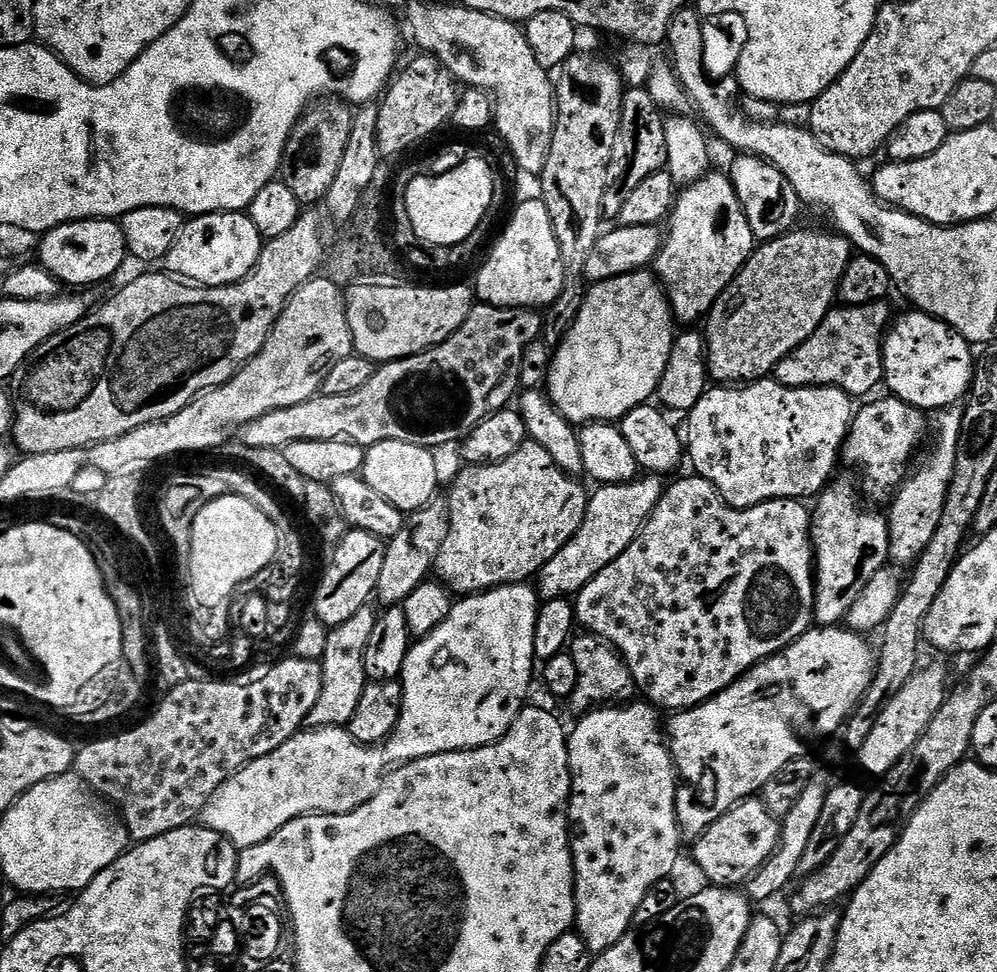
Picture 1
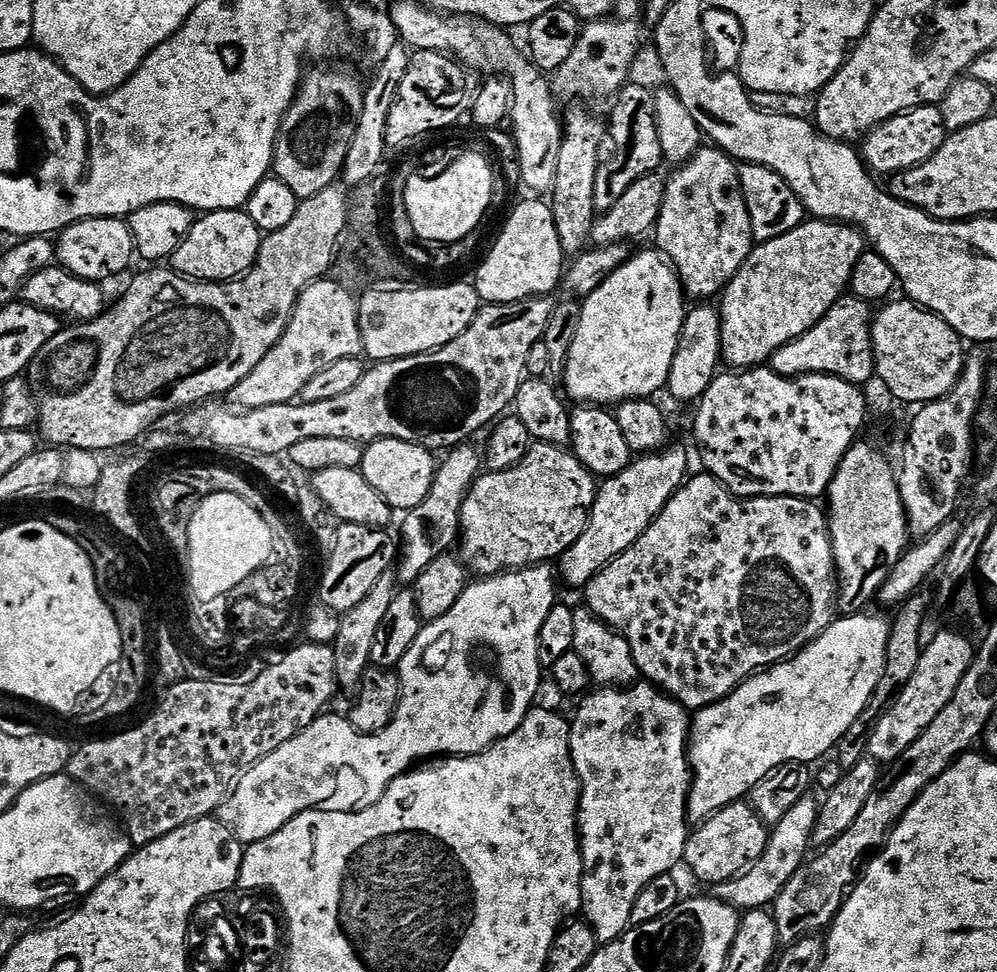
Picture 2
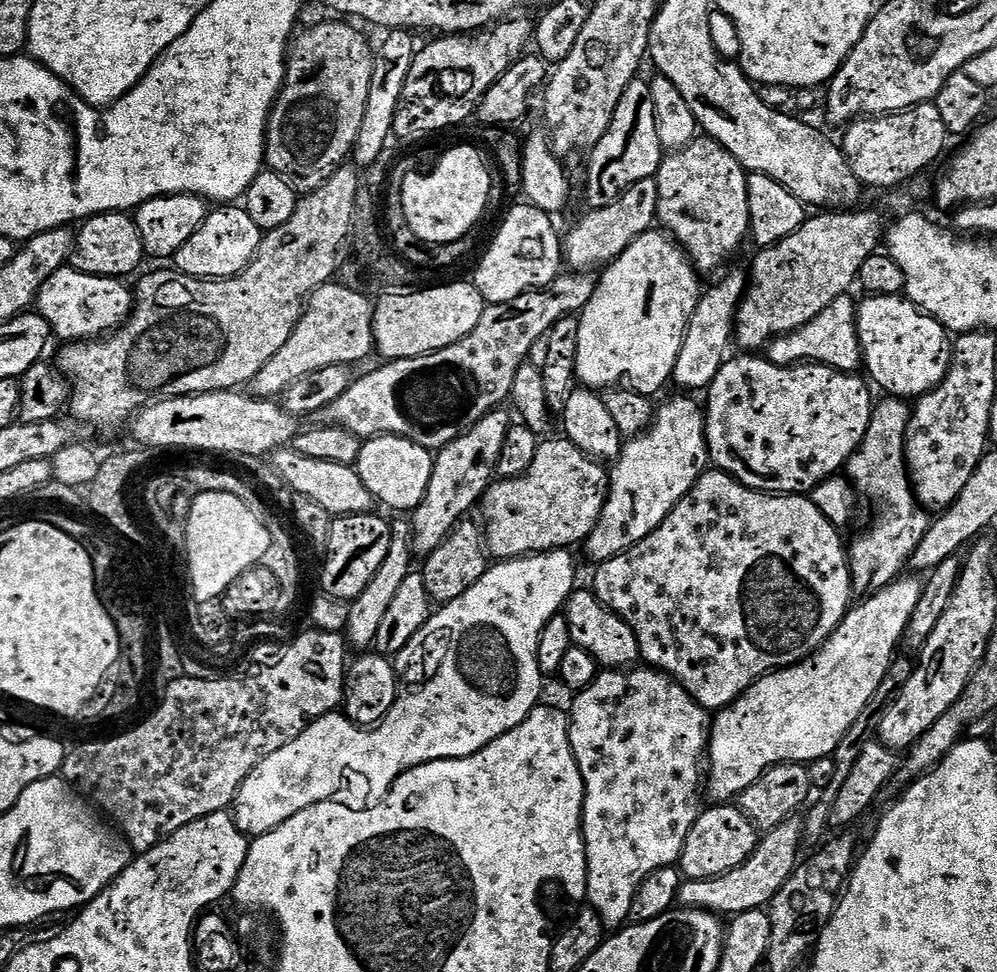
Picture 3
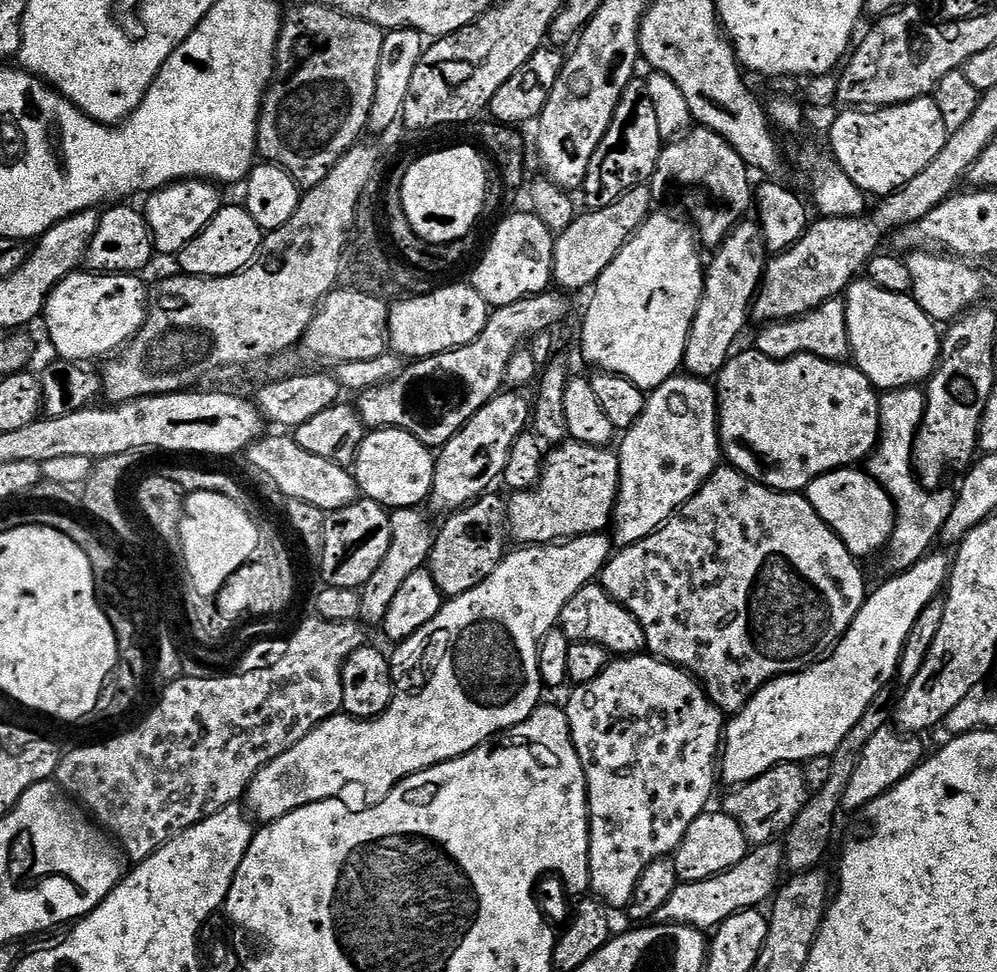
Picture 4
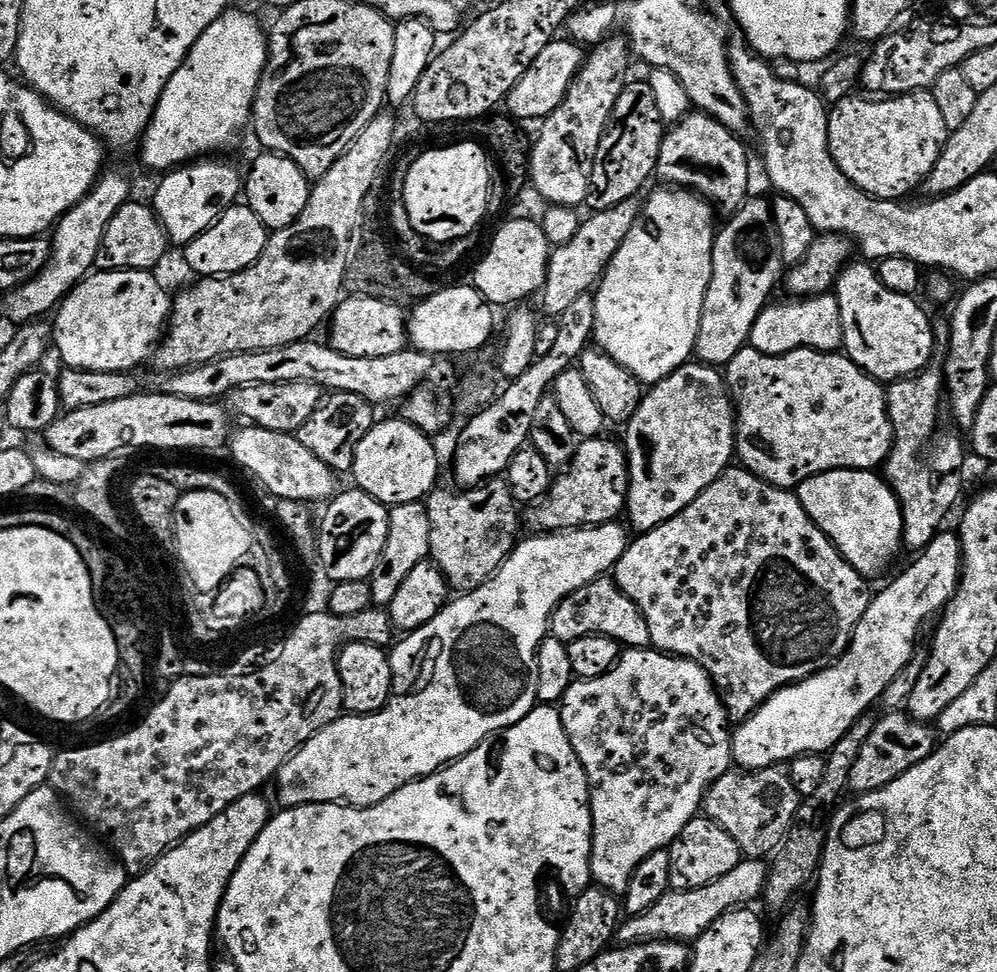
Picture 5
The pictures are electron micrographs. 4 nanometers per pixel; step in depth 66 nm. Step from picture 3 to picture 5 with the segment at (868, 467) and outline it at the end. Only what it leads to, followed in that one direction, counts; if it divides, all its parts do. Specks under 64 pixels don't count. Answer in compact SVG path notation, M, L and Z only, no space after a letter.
M929 366L922 372L917 372L915 376L908 376L905 380L894 380L887 385L886 395L888 397L888 417L892 423L894 430L894 442L892 443L892 453L888 455L888 459L882 465L883 475L886 477L889 486L896 491L896 496L900 500L900 509L904 512L904 543L905 549L913 548L913 553L919 554L932 543L935 536L939 536L945 527L944 519L952 512L952 507L960 500L960 491L964 488L964 480L959 476L959 472L964 468L964 448L966 452L966 444L959 440L954 433L939 432L940 428L940 404L942 408L942 393L945 391L944 377L941 369L936 366Z

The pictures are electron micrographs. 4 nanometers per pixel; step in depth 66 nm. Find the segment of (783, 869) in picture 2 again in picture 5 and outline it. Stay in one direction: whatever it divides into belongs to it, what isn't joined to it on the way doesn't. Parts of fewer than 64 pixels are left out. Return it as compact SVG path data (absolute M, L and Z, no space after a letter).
M744 858L738 866L734 866L734 870L730 870L730 874L722 874L722 878L718 878L714 882L710 882L701 888L691 888L690 890L669 890L665 896L658 898L658 902L654 902L654 906L650 906L650 910L646 910L637 916L628 916L615 929L614 936L621 945L639 944L646 940L679 940L681 942L694 942L702 935L706 929L714 922L718 922L718 918L722 918L728 912L734 912L738 908L755 905L755 900L759 901L764 895L764 887L767 884L769 876L769 865L760 858Z

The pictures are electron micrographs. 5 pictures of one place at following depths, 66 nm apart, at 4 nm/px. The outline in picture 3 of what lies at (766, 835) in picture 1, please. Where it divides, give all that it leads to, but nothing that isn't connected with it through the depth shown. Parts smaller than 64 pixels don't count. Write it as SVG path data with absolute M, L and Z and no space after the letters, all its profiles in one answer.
M720 802L712 807L716 808L705 807L701 811L694 826L690 826L690 834L686 834L678 861L684 880L709 880L724 876L745 864L760 844L761 833L740 807L728 802Z

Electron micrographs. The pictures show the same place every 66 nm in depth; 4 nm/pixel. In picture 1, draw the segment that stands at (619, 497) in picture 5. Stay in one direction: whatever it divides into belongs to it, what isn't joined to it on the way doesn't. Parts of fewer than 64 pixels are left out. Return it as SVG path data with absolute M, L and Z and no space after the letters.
M530 439L525 440L522 446L518 446L518 450L514 450L514 454L510 454L510 458L502 458L502 462L470 464L461 467L461 469L461 472L456 476L456 481L452 484L452 489L448 492L448 496L446 495L450 530L446 534L446 540L442 542L442 548L438 550L434 569L439 583L443 584L449 592L457 597L474 596L487 592L489 588L501 588L503 584L523 584L531 581L543 568L544 564L550 562L550 558L554 558L554 554L558 554L558 550L562 550L562 546L566 546L566 542L570 542L570 538L574 538L574 534L578 534L578 530L586 518L588 497L590 495L589 489L584 489L576 481L579 479L573 478L567 472L563 472L554 462L554 458L550 458L550 454L546 454L546 450L542 450L542 446L538 446Z

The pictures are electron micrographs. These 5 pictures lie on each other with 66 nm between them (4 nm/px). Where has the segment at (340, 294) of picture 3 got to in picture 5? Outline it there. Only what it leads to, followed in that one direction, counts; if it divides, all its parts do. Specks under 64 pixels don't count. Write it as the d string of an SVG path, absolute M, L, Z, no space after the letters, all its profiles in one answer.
M348 294L337 304L330 317L332 340L330 346L336 352L350 358L382 358L386 354L398 354L409 347L406 312L399 303L379 300L373 296Z

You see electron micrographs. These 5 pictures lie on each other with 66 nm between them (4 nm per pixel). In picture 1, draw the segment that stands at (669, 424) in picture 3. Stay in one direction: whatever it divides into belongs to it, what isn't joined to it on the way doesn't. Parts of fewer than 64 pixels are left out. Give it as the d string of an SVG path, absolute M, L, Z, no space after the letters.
M648 474L643 478L625 484L601 484L595 489L597 492L589 495L586 518L578 534L574 534L574 538L570 538L570 542L566 542L566 546L562 546L562 550L558 550L558 554L554 554L554 558L550 558L550 562L546 562L538 573L541 601L575 597L599 572L606 570L606 566L610 566L610 562L614 562L614 558L618 558L630 542L634 542L648 515L664 497L666 487L661 477Z

